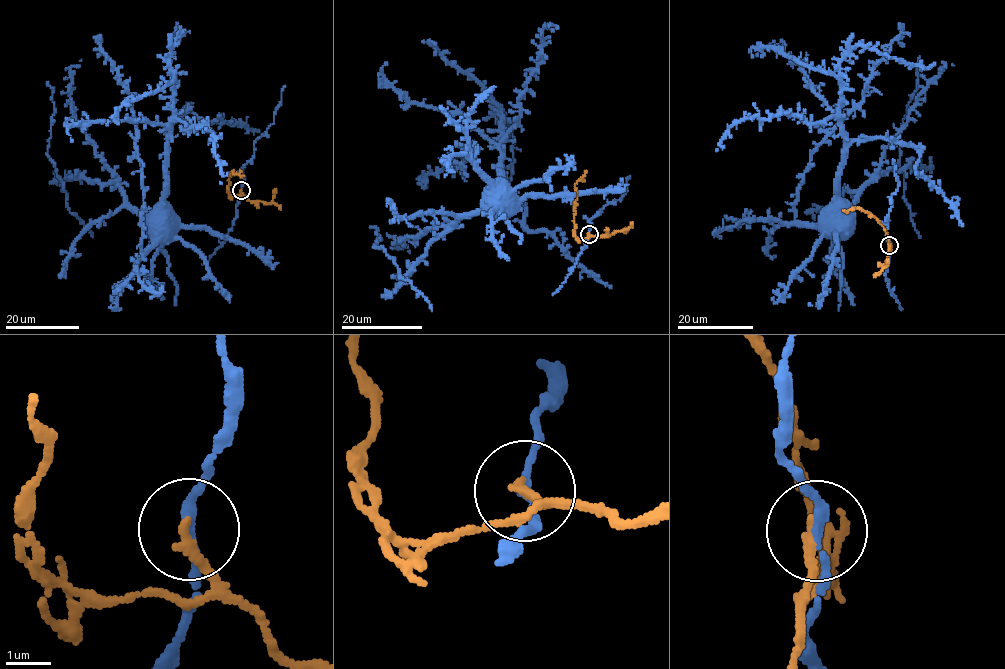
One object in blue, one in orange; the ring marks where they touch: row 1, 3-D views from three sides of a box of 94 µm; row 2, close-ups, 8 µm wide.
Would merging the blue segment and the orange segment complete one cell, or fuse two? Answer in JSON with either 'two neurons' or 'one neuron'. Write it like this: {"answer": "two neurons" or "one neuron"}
{"answer": "two neurons"}

